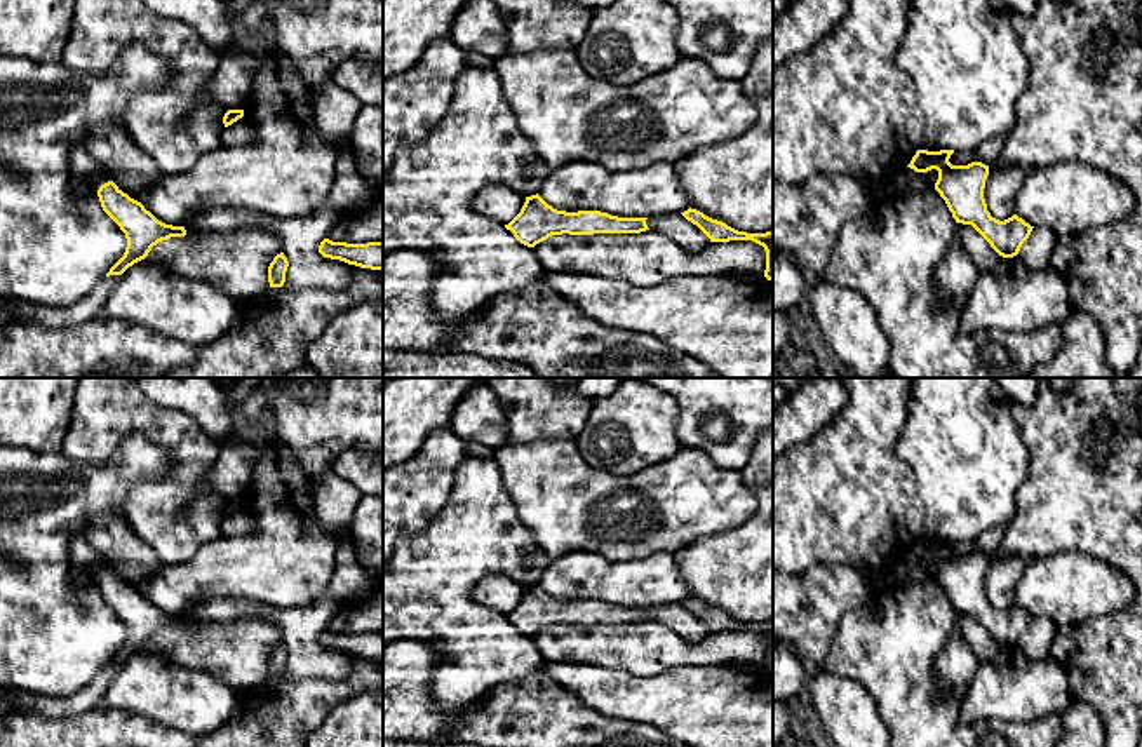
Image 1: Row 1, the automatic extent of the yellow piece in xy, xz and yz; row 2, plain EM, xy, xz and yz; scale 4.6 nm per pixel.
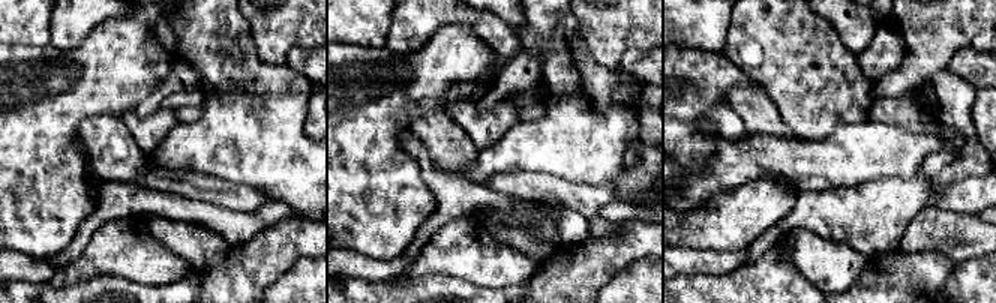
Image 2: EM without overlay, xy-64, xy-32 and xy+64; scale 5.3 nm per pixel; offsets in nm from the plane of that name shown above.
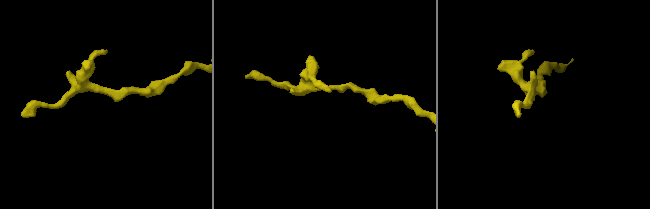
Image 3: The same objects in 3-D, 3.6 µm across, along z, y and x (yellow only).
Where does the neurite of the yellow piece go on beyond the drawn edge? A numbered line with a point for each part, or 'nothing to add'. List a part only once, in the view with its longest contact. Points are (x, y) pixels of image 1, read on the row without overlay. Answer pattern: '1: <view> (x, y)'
1: xy (82, 554)

